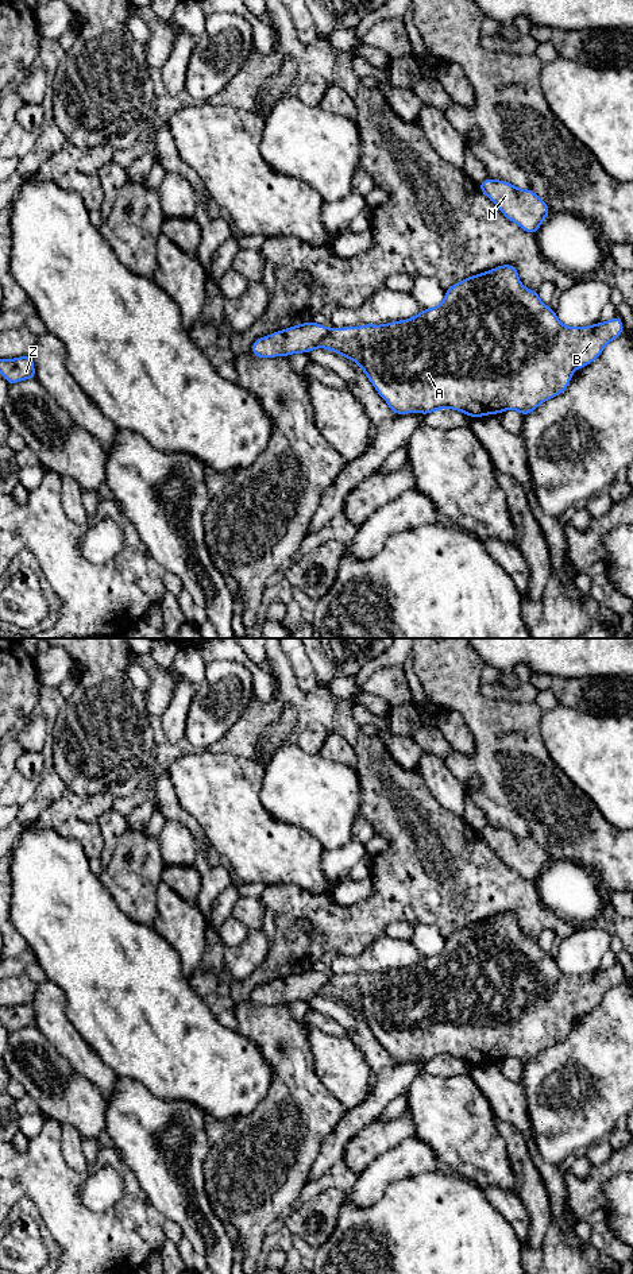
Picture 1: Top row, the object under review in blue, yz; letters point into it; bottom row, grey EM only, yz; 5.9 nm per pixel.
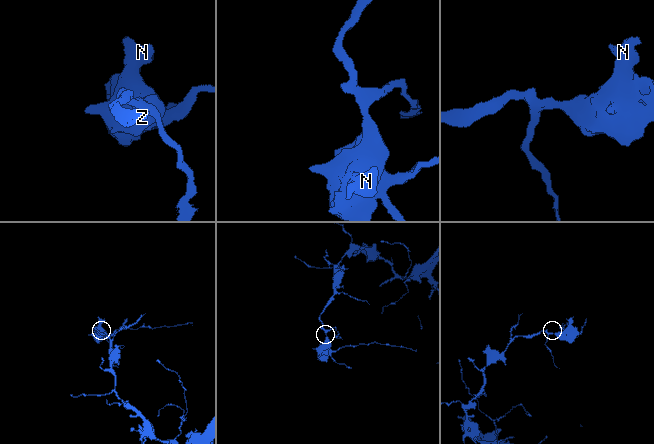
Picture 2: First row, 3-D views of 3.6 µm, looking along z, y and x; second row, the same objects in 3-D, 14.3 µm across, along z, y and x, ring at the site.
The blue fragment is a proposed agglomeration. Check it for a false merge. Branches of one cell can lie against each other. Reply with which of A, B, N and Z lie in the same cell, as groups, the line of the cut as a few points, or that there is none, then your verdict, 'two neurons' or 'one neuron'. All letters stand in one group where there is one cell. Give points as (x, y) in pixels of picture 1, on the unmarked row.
groups A B N Z; cut none; one neuron

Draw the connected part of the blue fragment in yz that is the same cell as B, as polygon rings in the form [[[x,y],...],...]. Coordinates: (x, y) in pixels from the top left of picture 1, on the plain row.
[[[501,912],[455,931],[445,938],[439,954],[421,957],[413,966],[347,976],[327,976],[309,969],[256,987],[251,1000],[255,1005],[274,1005],[308,1001],[314,996],[335,999],[362,1014],[393,1062],[431,1062],[437,1057],[455,1057],[468,1065],[482,1065],[514,1057],[526,1065],[544,1049],[561,1042],[568,1035],[572,1020],[598,1007],[606,992],[624,981],[624,977],[620,964],[588,974],[563,973],[555,956],[545,954],[537,939],[521,933],[513,912]]]

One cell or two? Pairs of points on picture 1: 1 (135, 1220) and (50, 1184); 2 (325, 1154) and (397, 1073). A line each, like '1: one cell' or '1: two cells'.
1: one cell
2: one cell

